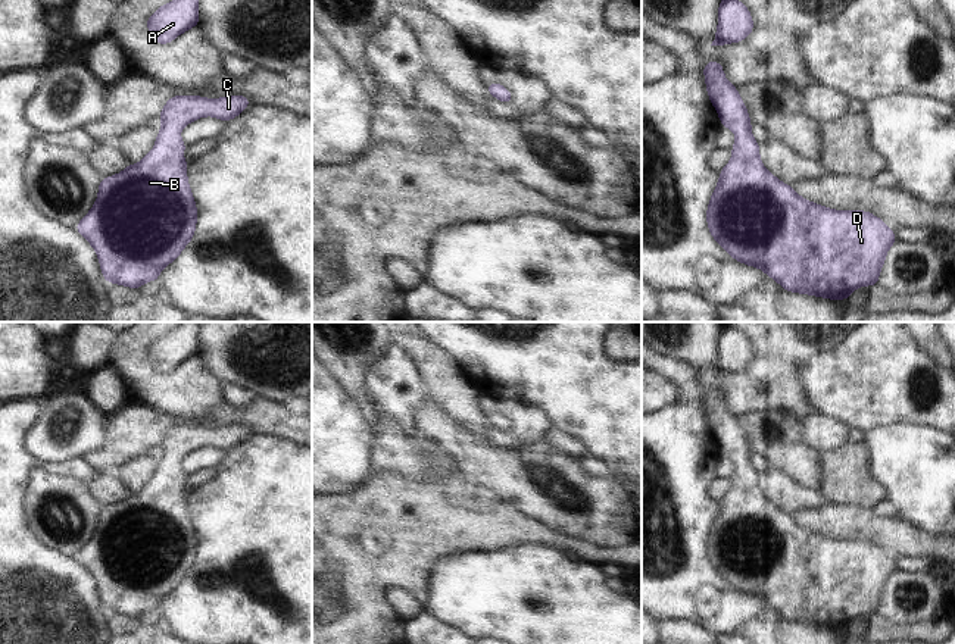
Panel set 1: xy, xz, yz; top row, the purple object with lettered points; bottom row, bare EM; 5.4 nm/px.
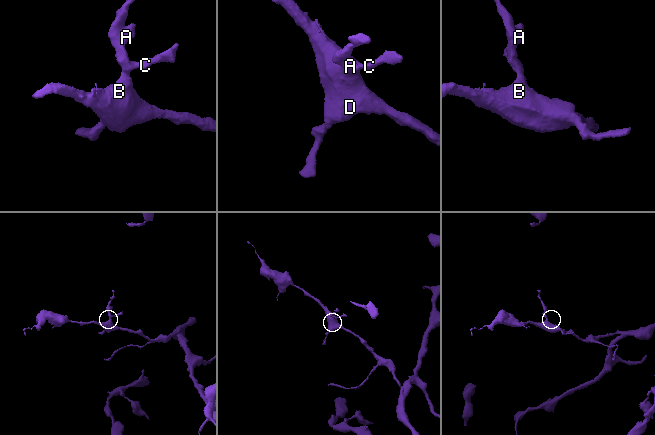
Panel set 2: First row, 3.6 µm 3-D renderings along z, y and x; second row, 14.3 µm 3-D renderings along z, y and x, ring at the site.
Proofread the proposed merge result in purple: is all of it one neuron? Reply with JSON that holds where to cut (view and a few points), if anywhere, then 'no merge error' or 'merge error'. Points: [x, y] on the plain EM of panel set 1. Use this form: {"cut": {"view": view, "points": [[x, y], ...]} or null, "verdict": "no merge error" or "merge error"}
{"cut": null, "verdict": "no merge error"}

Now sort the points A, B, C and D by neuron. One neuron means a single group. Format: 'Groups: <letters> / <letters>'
Groups: A B C D.

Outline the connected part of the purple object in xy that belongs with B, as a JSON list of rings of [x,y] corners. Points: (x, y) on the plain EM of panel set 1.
[[[175,425],[159,443],[163,453],[155,478],[137,494],[128,494],[124,501],[102,507],[96,534],[75,559],[97,581],[106,610],[138,619],[147,610],[157,610],[160,600],[178,587],[196,562],[199,544],[187,510],[187,490],[182,488],[187,475],[181,471],[180,460],[202,446],[216,446],[227,451],[249,434],[250,429],[243,425]]]

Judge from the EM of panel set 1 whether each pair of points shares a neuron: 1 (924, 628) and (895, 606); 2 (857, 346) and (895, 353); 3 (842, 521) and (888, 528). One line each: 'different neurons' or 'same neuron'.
1: different neurons
2: same neuron
3: same neuron

